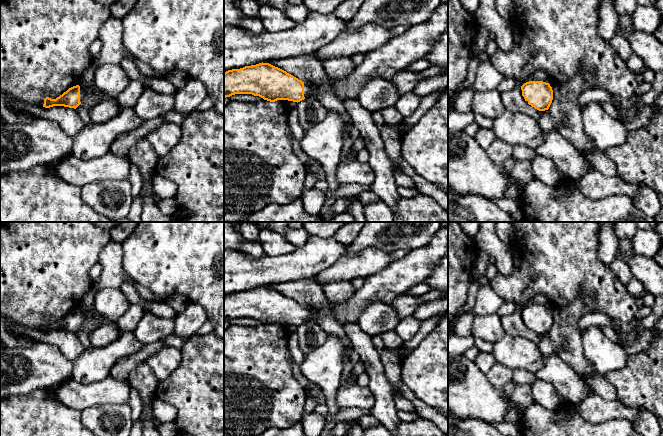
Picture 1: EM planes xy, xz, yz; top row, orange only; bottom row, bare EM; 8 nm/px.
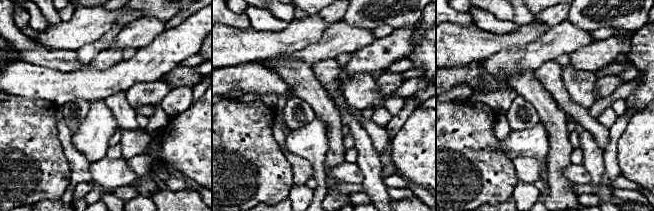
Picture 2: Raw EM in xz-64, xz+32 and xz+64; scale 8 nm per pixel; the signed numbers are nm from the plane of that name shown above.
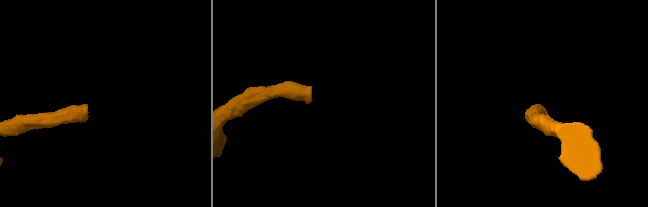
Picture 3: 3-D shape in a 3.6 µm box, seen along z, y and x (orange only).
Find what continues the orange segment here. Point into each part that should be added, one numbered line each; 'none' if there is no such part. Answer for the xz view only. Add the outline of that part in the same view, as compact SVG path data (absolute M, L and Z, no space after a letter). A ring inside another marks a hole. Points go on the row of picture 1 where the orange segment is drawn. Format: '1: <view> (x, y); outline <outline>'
1: xz (309, 89); outline M305 82L304 83L304 97L310 98L317 91L317 87L312 83Z

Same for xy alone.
1: xy (83, 94); outline M80 88L80 102L84 102L86 100L88 93L86 92L85 89Z

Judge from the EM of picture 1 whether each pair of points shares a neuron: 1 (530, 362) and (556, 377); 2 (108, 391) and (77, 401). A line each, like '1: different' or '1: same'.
1: different
2: same

